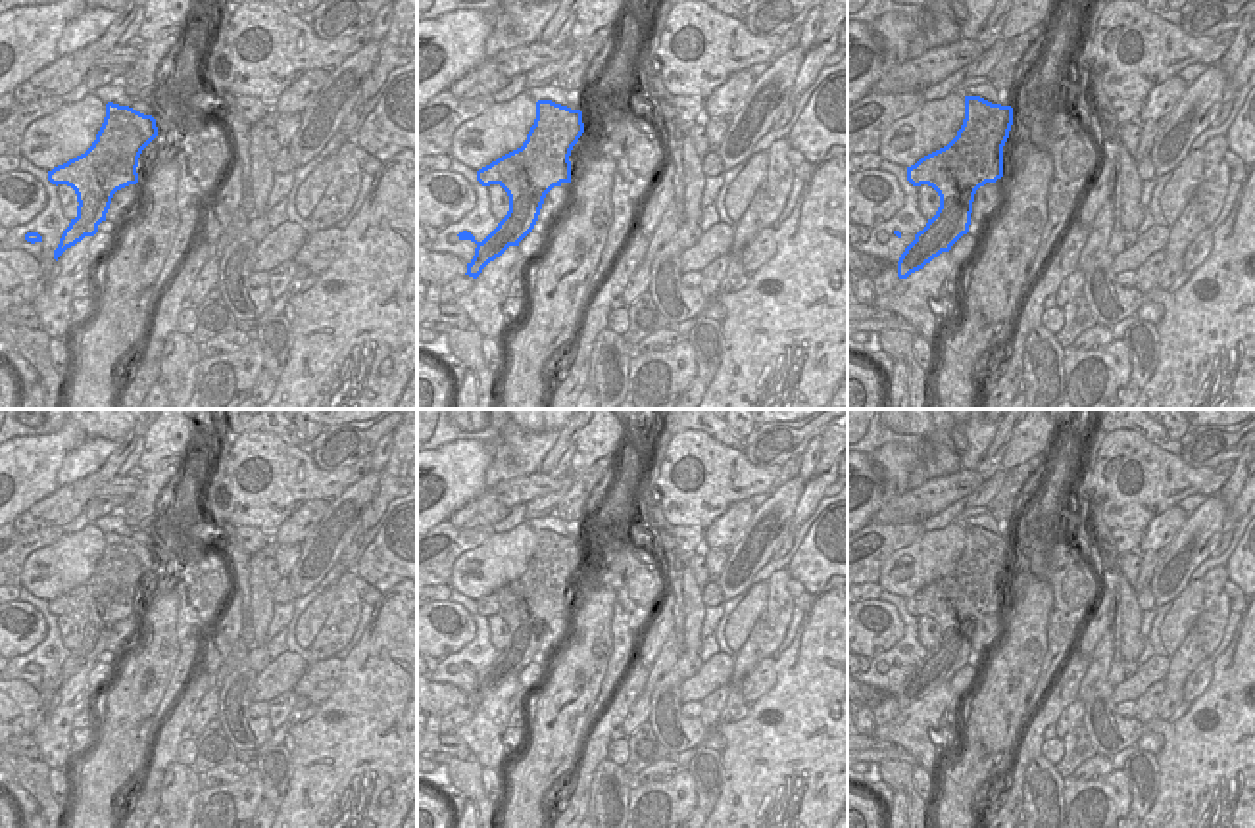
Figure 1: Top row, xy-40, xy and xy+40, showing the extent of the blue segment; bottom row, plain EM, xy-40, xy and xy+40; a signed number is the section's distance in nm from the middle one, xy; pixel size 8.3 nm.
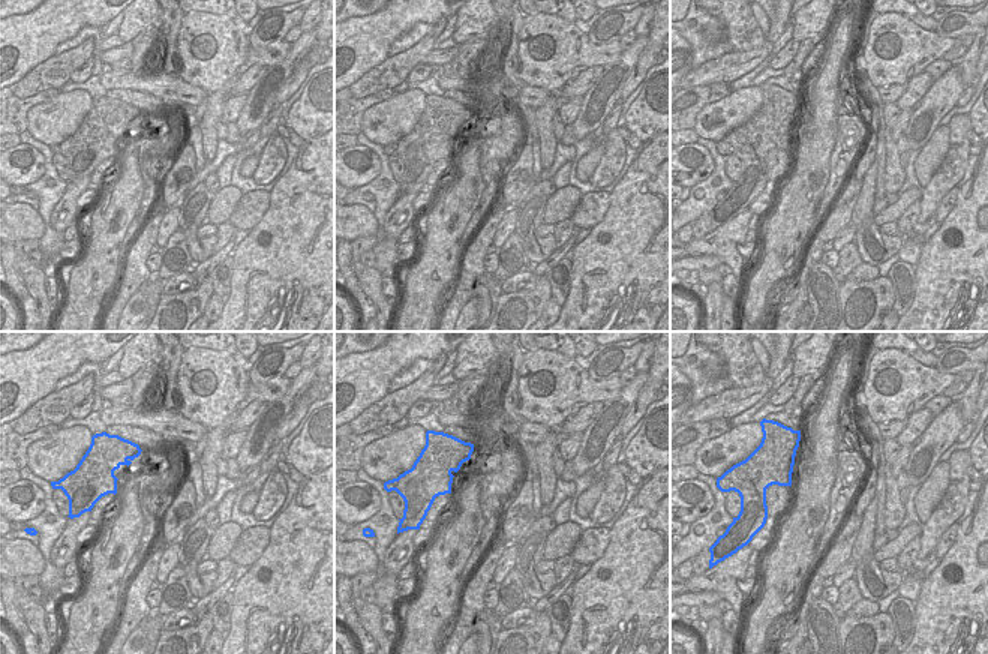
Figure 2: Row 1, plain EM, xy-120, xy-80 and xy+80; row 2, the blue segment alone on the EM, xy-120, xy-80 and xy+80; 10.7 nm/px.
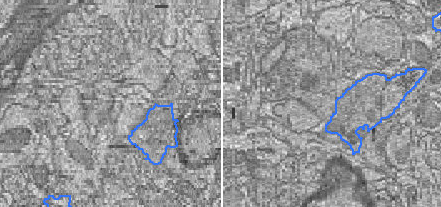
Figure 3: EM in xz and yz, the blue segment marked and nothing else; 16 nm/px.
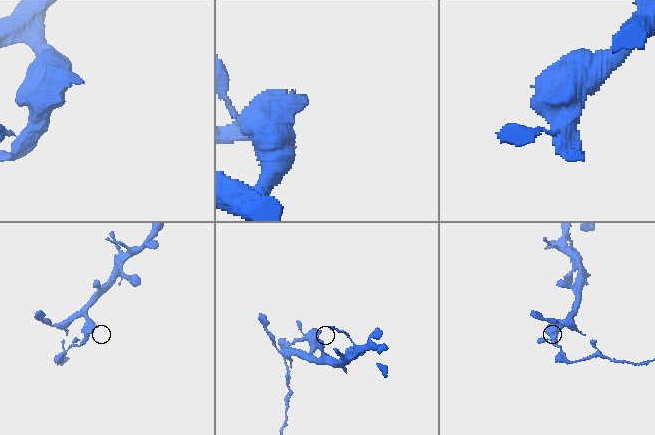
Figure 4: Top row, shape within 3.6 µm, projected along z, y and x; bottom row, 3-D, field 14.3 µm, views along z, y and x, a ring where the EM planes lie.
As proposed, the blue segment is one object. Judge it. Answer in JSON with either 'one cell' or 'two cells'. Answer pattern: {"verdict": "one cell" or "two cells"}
{"verdict": "two cells"}

